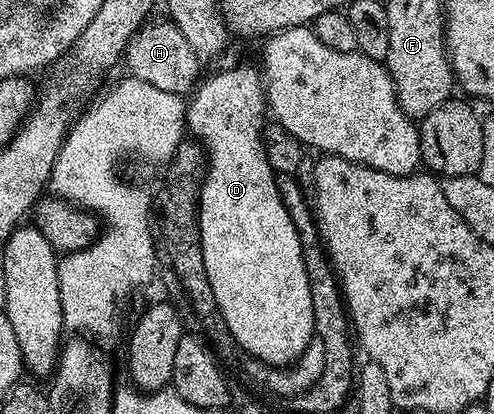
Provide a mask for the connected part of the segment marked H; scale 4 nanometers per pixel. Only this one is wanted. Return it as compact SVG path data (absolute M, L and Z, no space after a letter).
M147 21L146 25L130 39L124 51L124 66L127 66L129 77L139 78L156 88L164 88L164 92L173 94L189 95L197 87L200 81L200 63L196 52L192 52L192 44L176 28L173 22Z

